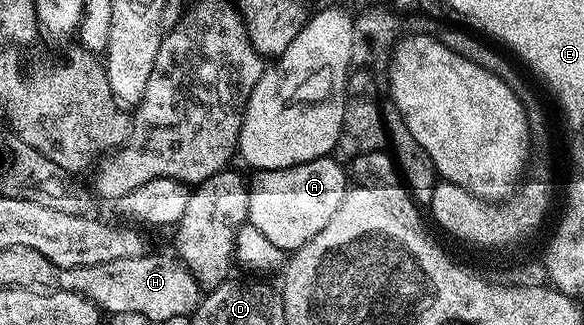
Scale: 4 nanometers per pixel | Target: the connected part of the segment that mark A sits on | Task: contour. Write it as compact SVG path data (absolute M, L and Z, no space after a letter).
M333 157L300 163L298 167L257 171L254 176L253 183L251 179L248 184L247 223L286 253L295 252L307 245L307 241L311 241L311 237L315 237L315 233L319 233L319 229L331 221L331 216L335 209L339 209L339 201L343 201L347 190L346 168Z

